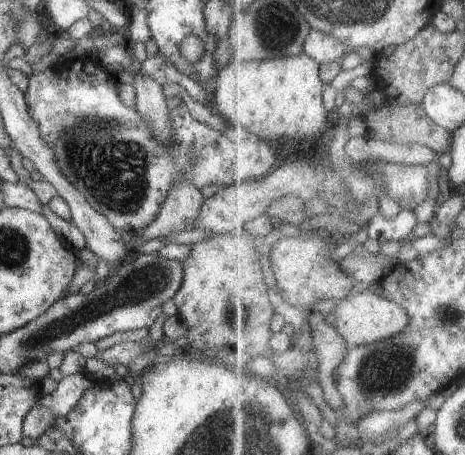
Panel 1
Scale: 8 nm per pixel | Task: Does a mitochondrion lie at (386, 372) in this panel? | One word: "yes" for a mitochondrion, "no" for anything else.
yes

